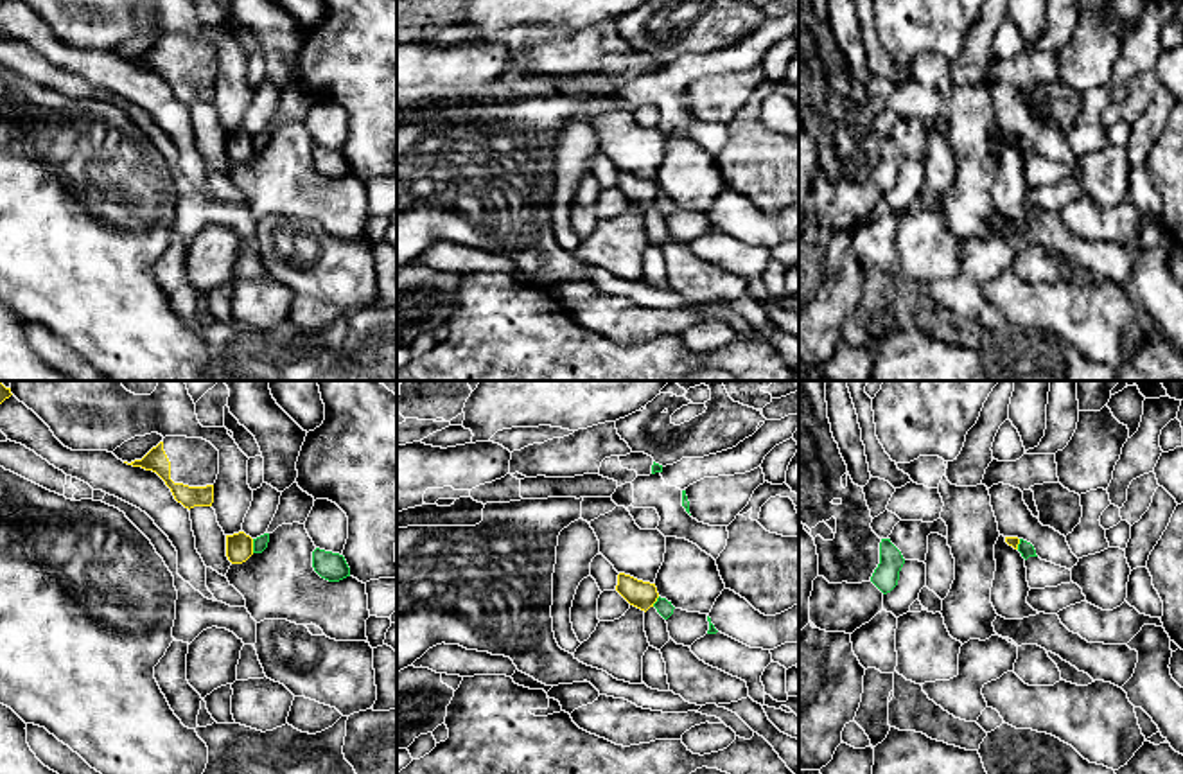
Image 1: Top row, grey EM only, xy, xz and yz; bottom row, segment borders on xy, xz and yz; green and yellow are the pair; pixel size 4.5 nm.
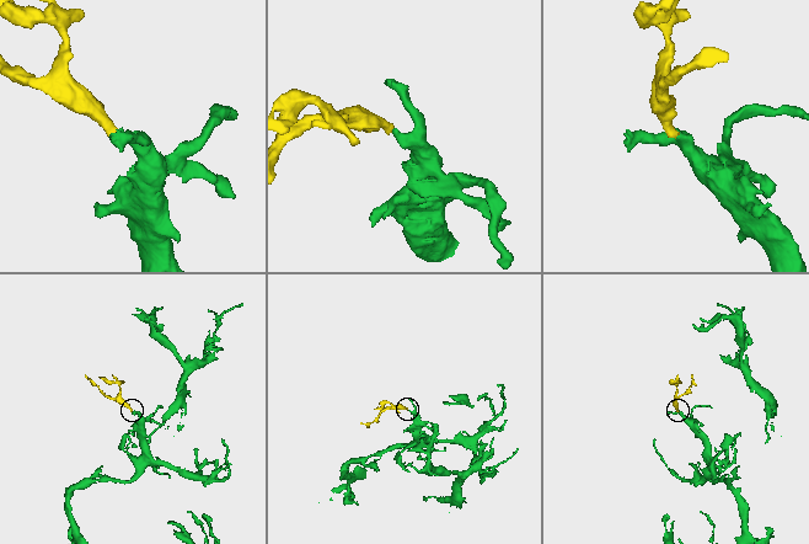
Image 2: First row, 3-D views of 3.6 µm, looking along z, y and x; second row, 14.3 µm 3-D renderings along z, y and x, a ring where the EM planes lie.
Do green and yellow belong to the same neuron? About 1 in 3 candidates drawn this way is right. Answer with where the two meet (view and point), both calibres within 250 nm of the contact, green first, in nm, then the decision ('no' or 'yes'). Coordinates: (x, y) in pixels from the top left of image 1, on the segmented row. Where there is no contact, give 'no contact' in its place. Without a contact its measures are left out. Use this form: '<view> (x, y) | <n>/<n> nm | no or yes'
xy (254, 546) | 60/130 nm | no

